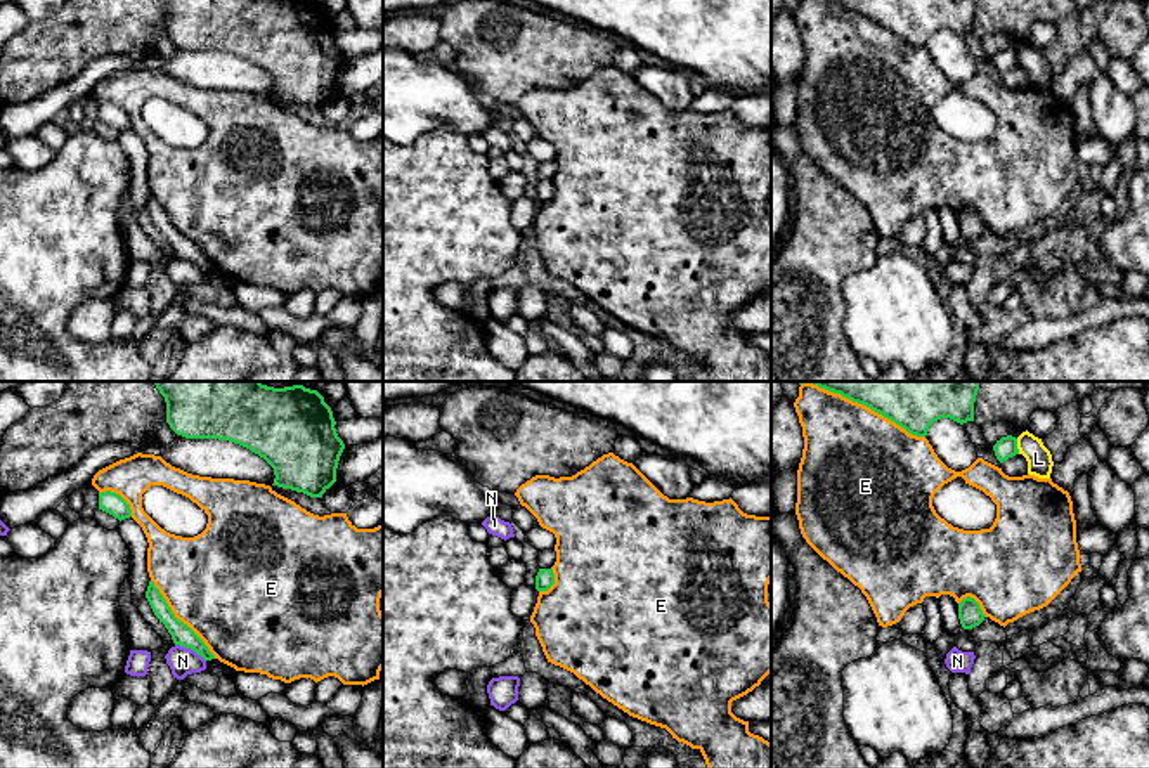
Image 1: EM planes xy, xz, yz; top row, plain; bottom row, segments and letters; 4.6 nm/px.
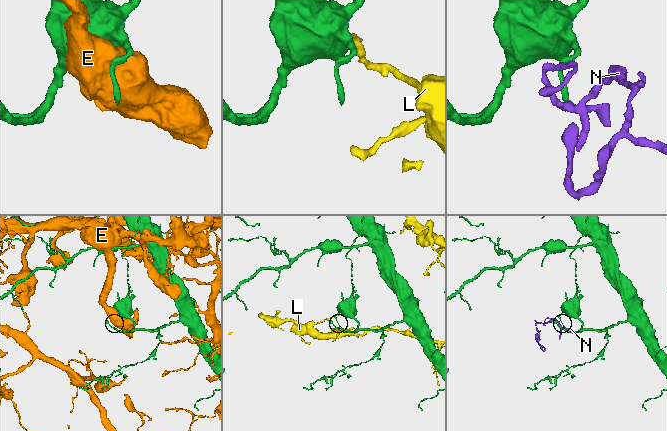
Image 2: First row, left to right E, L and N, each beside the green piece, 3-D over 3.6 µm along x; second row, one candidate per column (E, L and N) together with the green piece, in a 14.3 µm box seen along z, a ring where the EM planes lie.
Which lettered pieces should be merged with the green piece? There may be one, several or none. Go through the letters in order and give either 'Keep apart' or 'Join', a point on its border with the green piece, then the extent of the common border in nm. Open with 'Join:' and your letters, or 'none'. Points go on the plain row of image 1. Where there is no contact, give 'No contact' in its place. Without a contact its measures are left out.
Join: none
E: Keep apart. Touches green at yz (874, 21). Shared border 500 nm
L: Keep apart. Touches green at yz (1016, 58). Shared border 70 nm
N: Keep apart. Touches green at xy (191, 260). Shared border 170 nm

